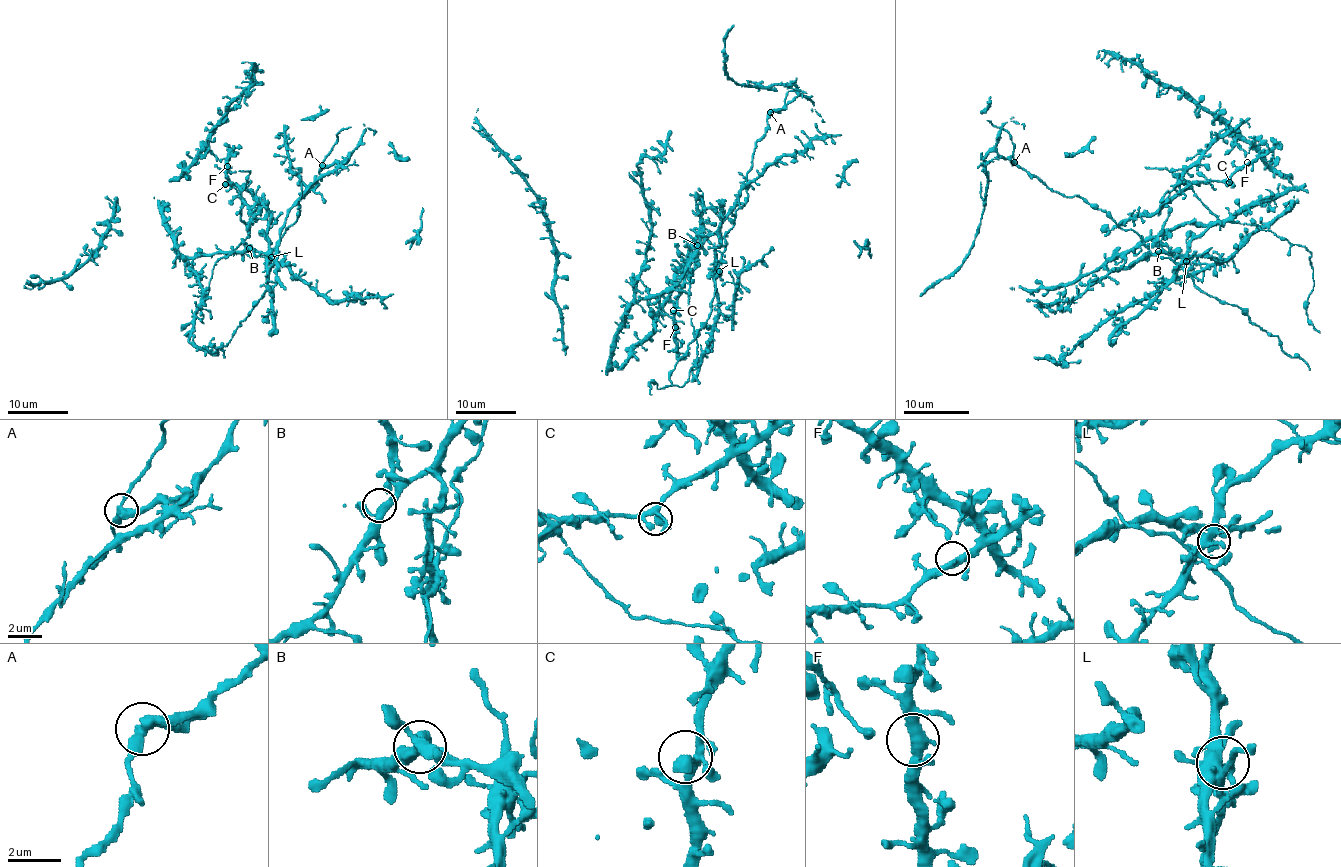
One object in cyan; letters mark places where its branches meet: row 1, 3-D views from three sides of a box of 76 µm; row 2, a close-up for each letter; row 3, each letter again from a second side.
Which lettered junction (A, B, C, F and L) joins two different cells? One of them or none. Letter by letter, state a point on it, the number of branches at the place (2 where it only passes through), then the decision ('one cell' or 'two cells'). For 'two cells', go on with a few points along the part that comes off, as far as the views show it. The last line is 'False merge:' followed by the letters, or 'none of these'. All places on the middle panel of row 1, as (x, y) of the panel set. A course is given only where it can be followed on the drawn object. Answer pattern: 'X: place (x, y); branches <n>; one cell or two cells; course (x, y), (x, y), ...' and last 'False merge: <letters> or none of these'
A: place (770, 112); branches 3; two cells
B: place (697, 245); branches 3; one cell
C: place (673, 310); branches 3; one cell
F: place (675, 327); branches 3; one cell
L: place (719, 271); branches 3; one cell
False merge: A

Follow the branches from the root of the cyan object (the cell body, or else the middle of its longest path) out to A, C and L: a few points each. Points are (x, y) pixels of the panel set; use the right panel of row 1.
A: (1160, 253), (1147, 256), (1148, 246), (1132, 230), (1122, 230), (1104, 212), (1079, 197), (1051, 192), (1014, 162)
C: (1160, 253), (1145, 254), (1178, 262), (1194, 238), (1245, 207), (1257, 225), (1221, 220), (1191, 187), (1229, 182)
L: (1160, 253), (1145, 254), (1150, 251), (1171, 258), (1176, 262), (1186, 261)

